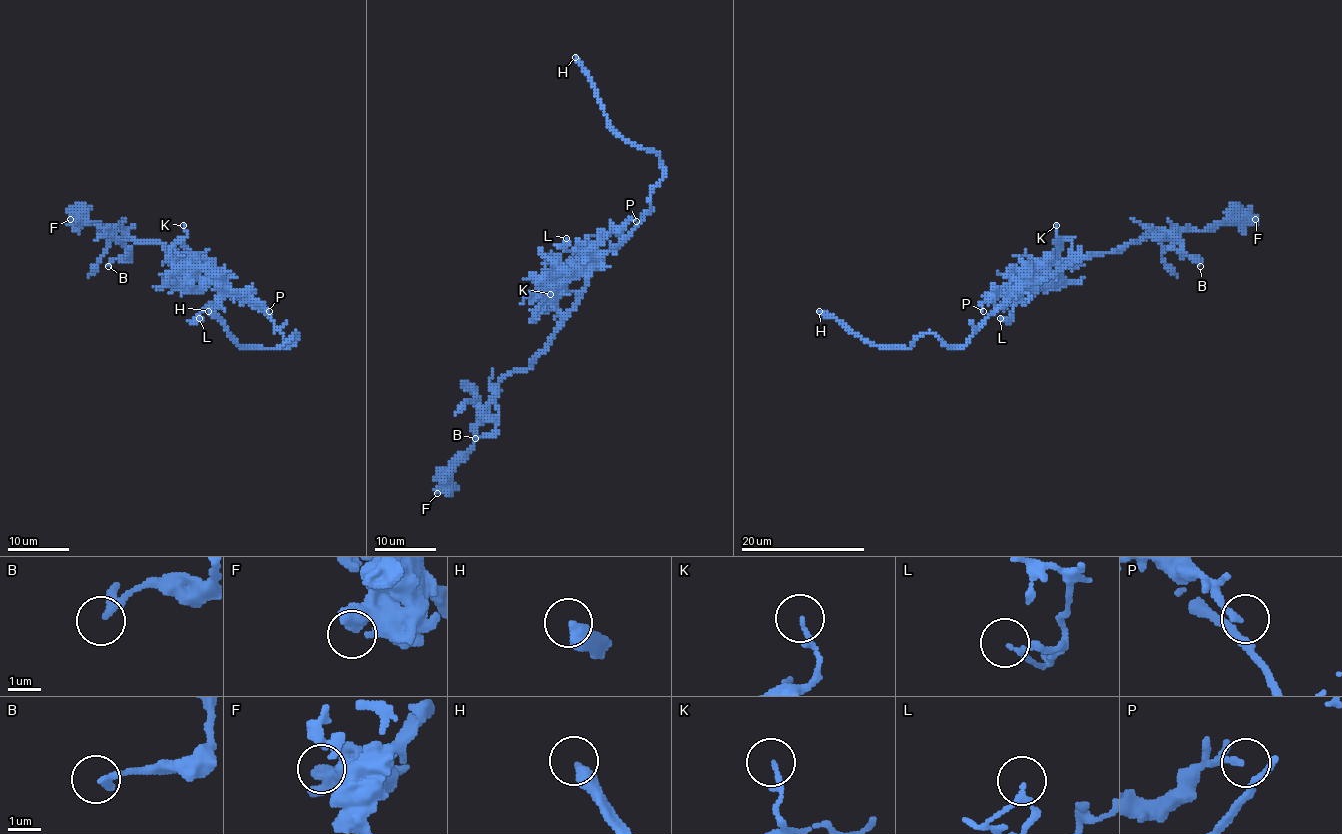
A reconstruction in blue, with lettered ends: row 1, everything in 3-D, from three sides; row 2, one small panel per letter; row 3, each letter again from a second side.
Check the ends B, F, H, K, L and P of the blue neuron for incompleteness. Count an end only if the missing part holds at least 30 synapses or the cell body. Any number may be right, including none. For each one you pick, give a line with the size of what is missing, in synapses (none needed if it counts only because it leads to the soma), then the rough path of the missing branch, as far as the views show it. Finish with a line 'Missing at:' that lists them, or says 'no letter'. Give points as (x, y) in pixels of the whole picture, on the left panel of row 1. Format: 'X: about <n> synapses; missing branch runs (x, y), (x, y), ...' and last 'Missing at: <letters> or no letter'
H: missing branch runs (208, 311), (193, 311), (186, 318)
Missing at: H

